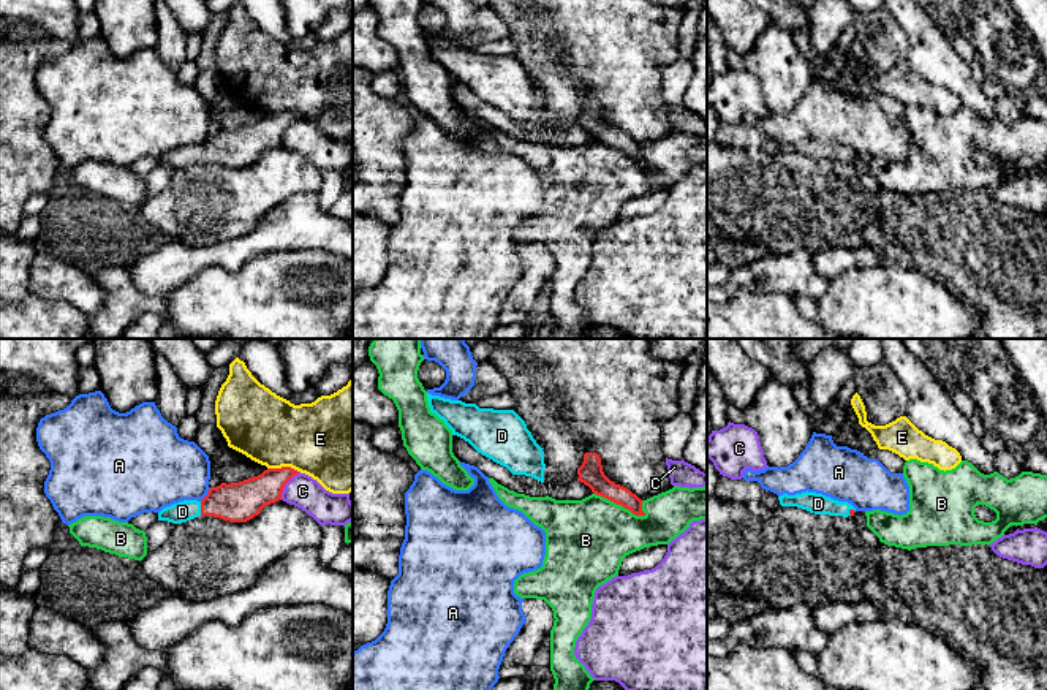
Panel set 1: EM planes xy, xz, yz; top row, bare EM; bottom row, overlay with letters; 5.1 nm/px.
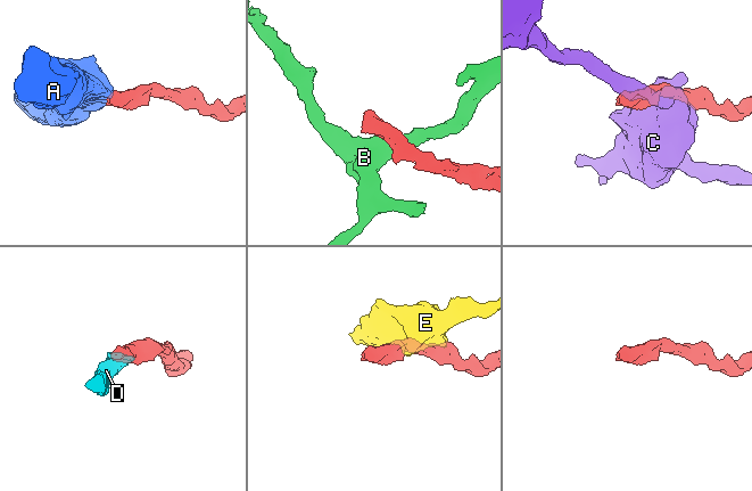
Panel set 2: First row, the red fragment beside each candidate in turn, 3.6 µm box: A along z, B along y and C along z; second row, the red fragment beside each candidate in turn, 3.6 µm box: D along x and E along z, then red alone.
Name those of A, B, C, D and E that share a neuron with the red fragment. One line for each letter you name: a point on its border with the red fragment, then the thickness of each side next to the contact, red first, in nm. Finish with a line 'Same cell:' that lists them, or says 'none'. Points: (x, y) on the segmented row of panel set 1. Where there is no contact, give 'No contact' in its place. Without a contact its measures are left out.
D: Touches red at xy (201, 508). Thickness 200 nm (red) against 110 nm
Same cell: D

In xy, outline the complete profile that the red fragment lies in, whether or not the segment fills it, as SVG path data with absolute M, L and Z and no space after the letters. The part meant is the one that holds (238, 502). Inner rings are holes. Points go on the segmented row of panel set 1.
M291 467L267 468L239 483L221 483L210 487L201 502L183 500L163 508L158 521L182 524L198 516L214 516L229 522L247 522L266 505L282 500L285 484L297 473Z

